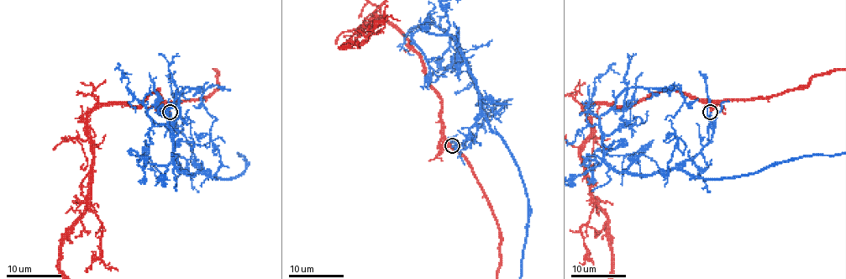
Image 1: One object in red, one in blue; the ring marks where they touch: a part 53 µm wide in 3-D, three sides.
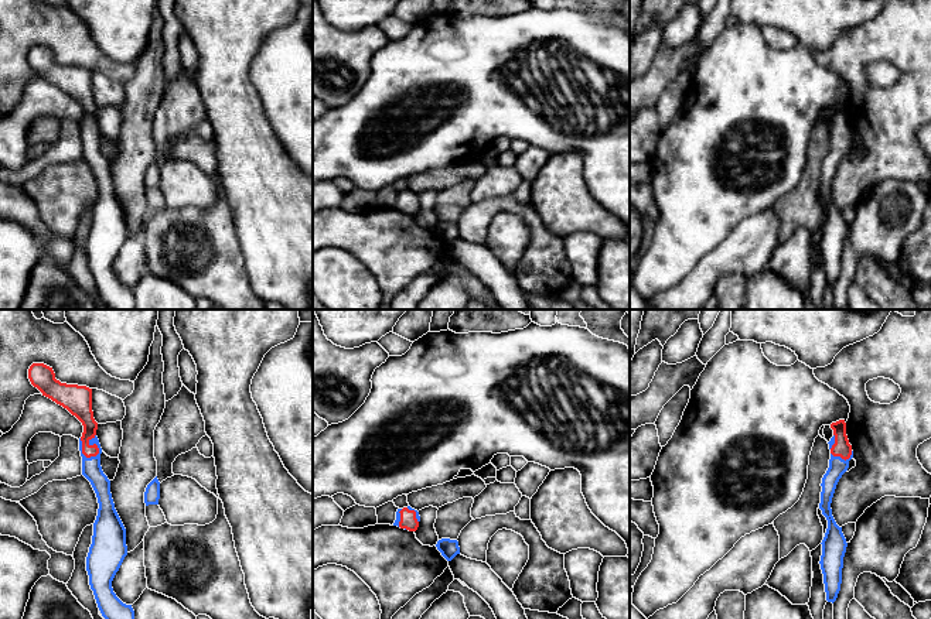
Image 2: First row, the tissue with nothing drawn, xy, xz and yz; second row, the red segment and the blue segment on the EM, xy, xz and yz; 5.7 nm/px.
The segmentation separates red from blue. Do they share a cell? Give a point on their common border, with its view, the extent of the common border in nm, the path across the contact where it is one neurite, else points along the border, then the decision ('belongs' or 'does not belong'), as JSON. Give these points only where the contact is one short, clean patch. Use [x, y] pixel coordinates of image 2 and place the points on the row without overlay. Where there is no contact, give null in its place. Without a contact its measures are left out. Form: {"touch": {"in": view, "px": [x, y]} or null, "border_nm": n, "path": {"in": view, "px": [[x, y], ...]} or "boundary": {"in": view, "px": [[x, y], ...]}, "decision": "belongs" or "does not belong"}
{"touch": {"in": "xy", "px": [96, 130]}, "border_nm": 150, "boundary": {"in": "xy", "px": [[95, 118], [89, 126], [96, 129], [98, 136], [87, 142]]}, "decision": "does not belong"}

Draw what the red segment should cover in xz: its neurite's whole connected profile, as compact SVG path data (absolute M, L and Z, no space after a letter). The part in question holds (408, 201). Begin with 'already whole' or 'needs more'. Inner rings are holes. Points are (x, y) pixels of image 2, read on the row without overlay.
already whole | M403 191L399 196L400 196L399 211L406 212L409 215L416 215L419 211L416 195L409 194L407 191Z

